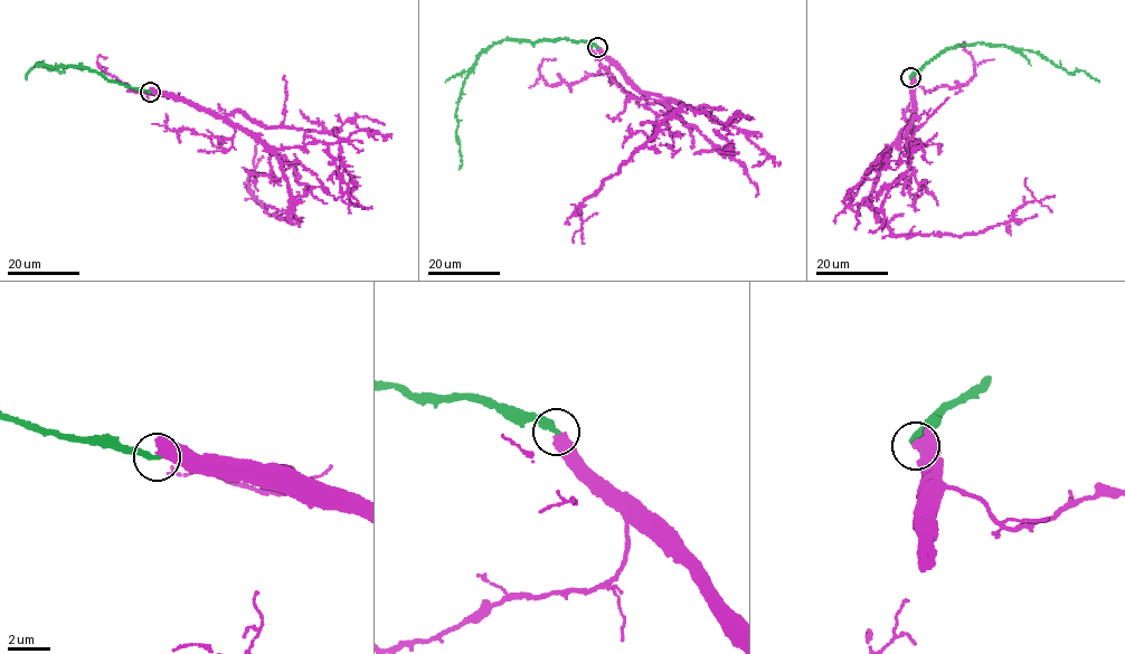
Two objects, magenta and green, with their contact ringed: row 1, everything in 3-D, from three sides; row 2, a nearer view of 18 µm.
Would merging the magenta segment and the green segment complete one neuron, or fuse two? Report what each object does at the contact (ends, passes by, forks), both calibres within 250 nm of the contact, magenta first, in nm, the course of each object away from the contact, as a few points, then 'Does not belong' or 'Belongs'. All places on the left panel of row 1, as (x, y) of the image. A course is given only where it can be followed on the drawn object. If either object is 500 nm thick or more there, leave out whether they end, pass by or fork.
Thickness 650 nm (magenta) against 320 nm. Course of magenta: (150, 91), (260, 138), (280, 161), (290, 223), (267, 214), (252, 197), (248, 178), (256, 147). Course of green: (150, 92), (107, 81), (83, 67), (37, 64), (59, 72), (69, 65), (82, 70). Does not belong

